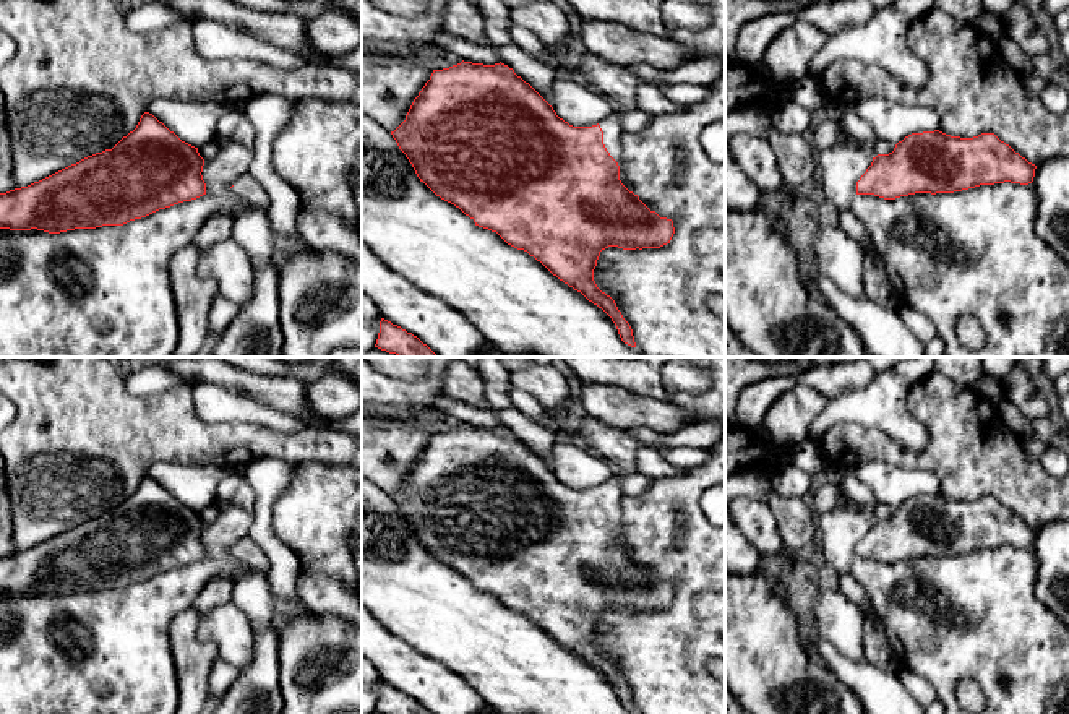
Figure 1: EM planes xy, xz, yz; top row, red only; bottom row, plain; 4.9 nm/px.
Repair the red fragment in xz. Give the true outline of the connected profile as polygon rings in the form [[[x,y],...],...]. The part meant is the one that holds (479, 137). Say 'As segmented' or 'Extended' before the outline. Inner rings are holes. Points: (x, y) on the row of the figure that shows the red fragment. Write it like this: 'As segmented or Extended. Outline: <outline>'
Extended. Outline: [[[462,60],[449,68],[433,70],[406,120],[391,135],[420,182],[436,196],[459,208],[475,226],[496,232],[508,245],[540,261],[553,276],[602,308],[615,323],[621,341],[636,347],[629,323],[615,300],[597,287],[594,269],[602,250],[660,248],[670,243],[675,227],[672,219],[650,211],[620,180],[623,162],[620,118],[625,112],[625,109],[613,110],[592,127],[573,127],[508,65]]]

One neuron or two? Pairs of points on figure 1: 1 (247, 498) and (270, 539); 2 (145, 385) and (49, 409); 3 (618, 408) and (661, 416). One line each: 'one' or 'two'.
1: two
2: two
3: one

